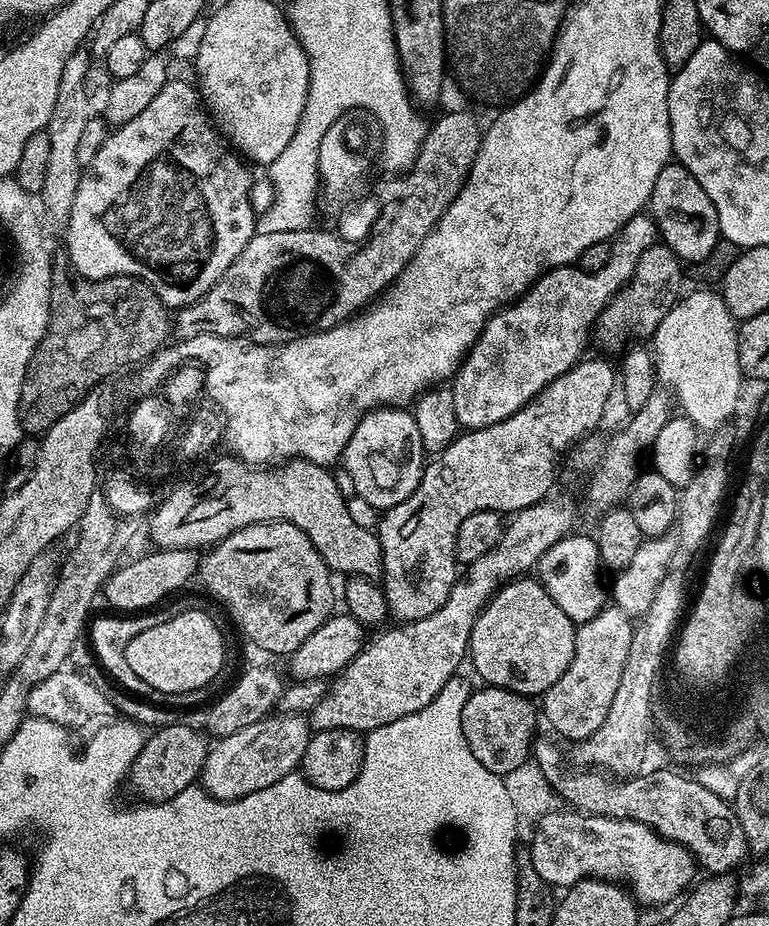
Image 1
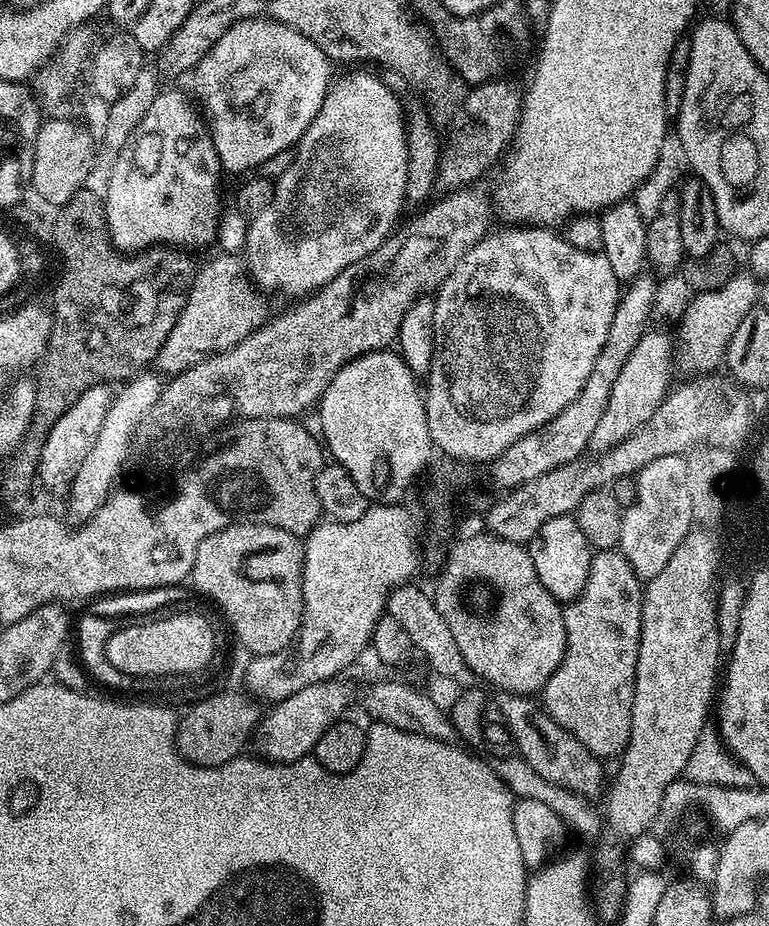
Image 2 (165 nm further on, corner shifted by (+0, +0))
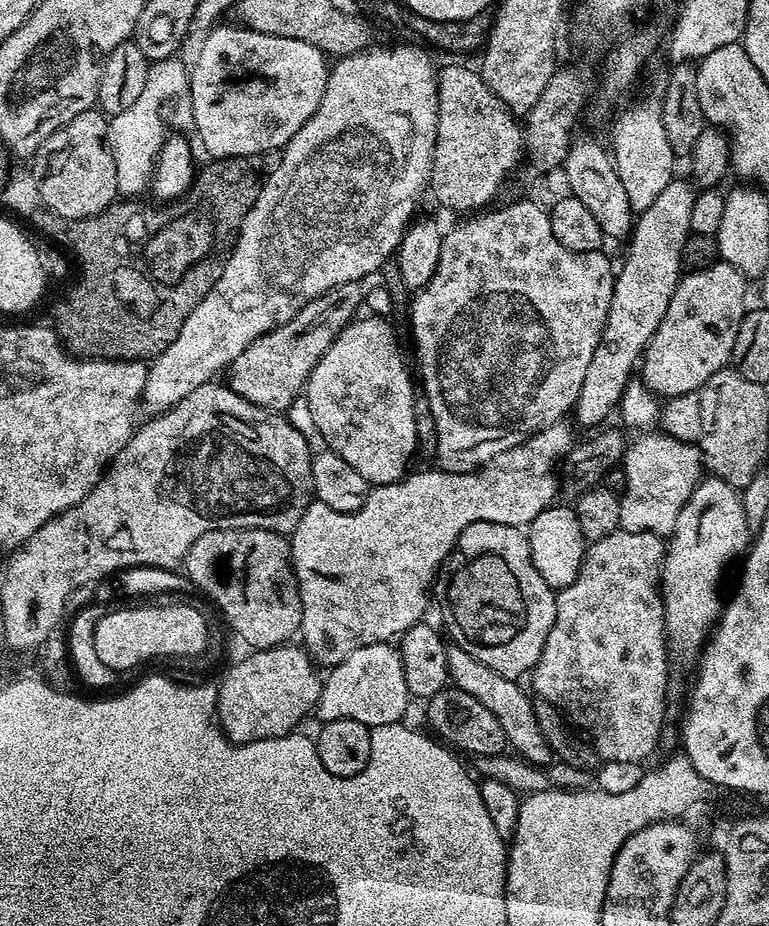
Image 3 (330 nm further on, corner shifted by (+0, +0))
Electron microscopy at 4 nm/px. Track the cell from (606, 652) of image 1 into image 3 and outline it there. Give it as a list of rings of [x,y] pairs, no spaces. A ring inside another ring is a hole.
[[[617,530],[606,534],[606,538],[591,541],[584,549],[584,561],[578,570],[578,578],[574,578],[574,582],[570,582],[570,586],[556,592],[554,626],[550,626],[546,646],[542,646],[542,654],[530,673],[533,688],[531,691],[533,693],[536,691],[535,695],[539,699],[559,708],[569,725],[577,724],[588,735],[587,743],[604,762],[609,760],[612,764],[640,764],[660,742],[660,731],[664,728],[664,698],[668,686],[668,668],[670,669],[670,658],[667,654],[668,643],[664,638],[664,598],[660,591],[660,569],[664,566],[665,551],[665,541],[652,532]]]

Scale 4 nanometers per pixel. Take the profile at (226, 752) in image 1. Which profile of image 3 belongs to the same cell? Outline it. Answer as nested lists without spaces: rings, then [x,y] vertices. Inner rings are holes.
[[[391,643],[371,644],[354,650],[354,654],[347,656],[323,677],[314,716],[320,722],[350,718],[374,729],[401,723],[409,703],[406,674],[402,670],[399,647]]]

